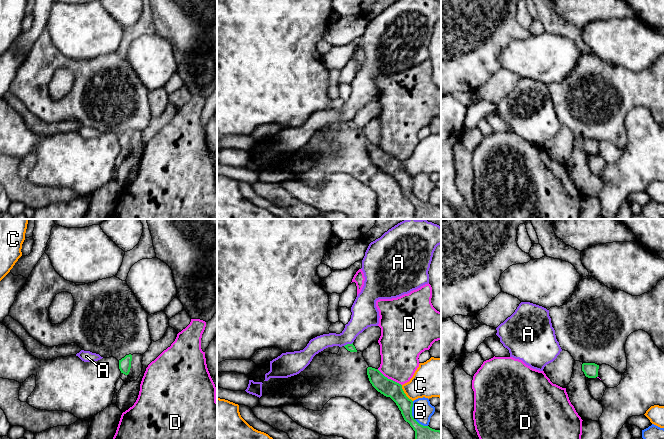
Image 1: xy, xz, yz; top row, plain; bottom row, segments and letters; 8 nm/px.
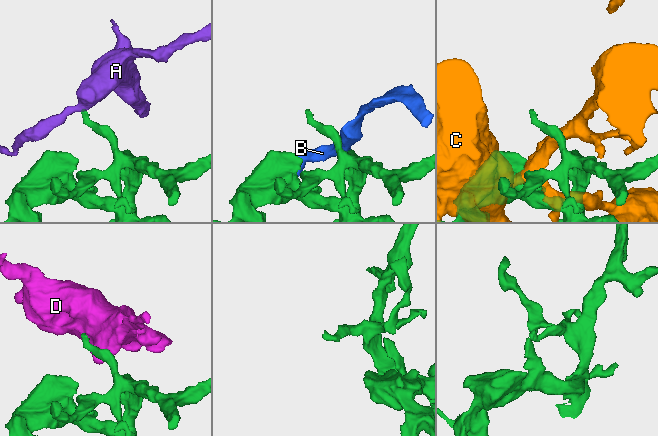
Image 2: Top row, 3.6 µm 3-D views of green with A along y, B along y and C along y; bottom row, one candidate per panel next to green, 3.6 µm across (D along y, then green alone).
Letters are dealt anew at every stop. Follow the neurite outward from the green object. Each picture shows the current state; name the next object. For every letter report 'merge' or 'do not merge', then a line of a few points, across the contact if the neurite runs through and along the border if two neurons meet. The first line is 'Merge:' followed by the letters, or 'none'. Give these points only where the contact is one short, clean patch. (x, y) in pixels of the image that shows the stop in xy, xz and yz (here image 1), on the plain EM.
Merge: none
A: do not merge; line xz (352, 118), (344, 122)
B: do not merge
C: do not merge
D: do not merge; line xz (377, 145), (401, 161)

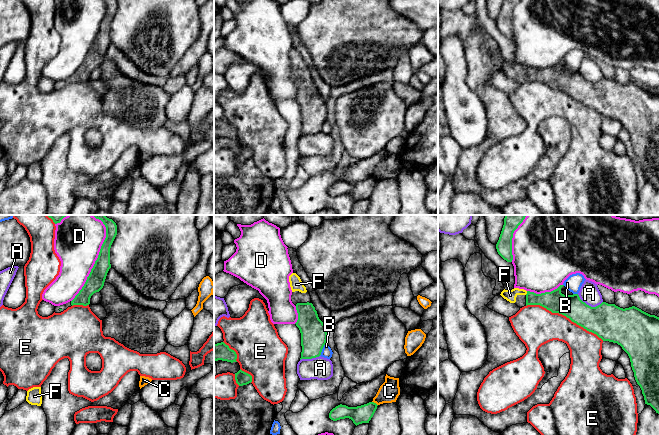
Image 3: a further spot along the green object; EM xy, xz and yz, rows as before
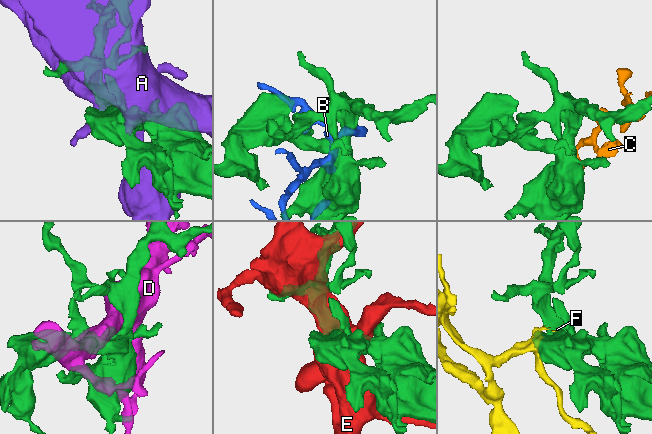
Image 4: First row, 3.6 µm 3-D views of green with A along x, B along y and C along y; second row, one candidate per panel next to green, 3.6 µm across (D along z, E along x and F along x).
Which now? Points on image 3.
Merge: F
A: do not merge
B: do not merge
C: do not merge; line xz (372, 177), (377, 181)
D: do not merge
E: do not merge
F: merge; line yz (556, 78), (533, 75), (527, 69), (514, 68), (510, 71)

